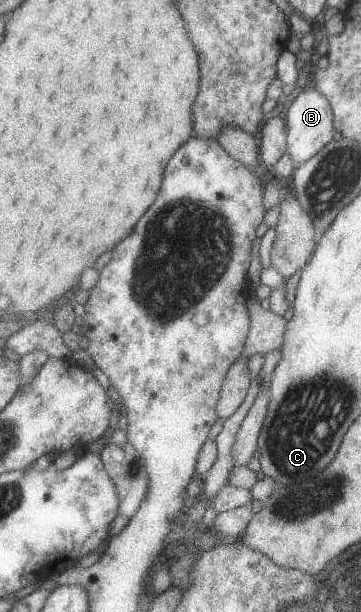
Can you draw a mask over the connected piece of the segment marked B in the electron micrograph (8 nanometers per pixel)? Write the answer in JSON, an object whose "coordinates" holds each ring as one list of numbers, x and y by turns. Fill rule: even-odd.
{"coordinates":[[316,85,305,88,287,111,288,153,299,168,316,157,336,137,335,111,331,99]]}

